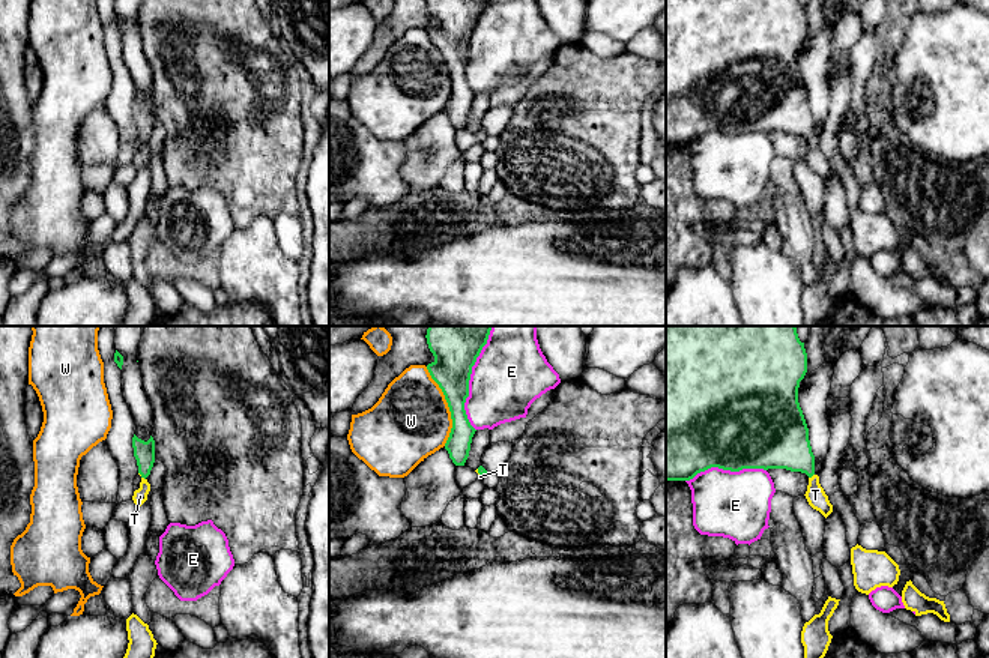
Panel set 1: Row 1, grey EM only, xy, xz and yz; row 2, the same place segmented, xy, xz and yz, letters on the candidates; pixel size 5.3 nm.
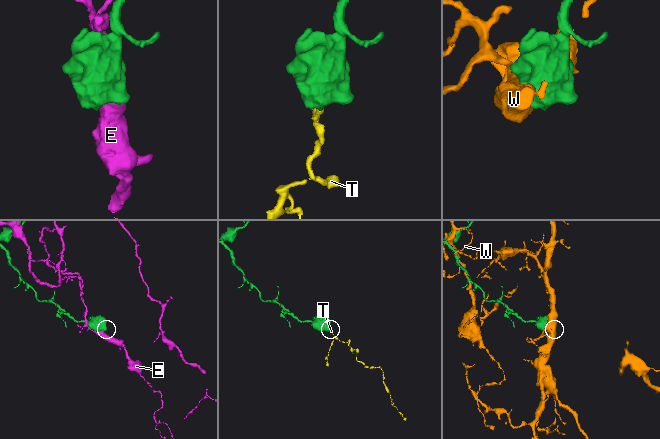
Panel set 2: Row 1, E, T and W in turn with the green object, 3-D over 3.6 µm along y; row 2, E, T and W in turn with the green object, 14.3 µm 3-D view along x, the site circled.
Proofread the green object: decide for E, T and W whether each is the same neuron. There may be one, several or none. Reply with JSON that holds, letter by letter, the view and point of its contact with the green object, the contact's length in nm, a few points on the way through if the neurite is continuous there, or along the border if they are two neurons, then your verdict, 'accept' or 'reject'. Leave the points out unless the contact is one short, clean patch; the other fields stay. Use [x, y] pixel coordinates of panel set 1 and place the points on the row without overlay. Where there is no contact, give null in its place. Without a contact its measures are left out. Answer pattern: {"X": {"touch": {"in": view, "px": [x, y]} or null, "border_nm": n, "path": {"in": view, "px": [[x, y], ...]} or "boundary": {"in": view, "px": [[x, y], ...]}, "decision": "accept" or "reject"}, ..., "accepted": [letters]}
{"E": {"touch": {"in": "xz", "px": [468, 47]}, "border_nm": 500, "decision": "reject"}, "T": {"touch": {"in": "xy", "px": [142, 140]}, "border_nm": 60, "path": {"in": "xy", "px": [[143, 114], [142, 140], [143, 155], [140, 159]]}, "decision": "accept"}, "W": {"touch": {"in": "xz", "px": [448, 69]}, "border_nm": 440, "decision": "reject"}, "accepted": ["T"]}

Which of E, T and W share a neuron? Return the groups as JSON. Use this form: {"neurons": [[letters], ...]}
{"neurons": [["E"], ["T"], ["W"]]}

